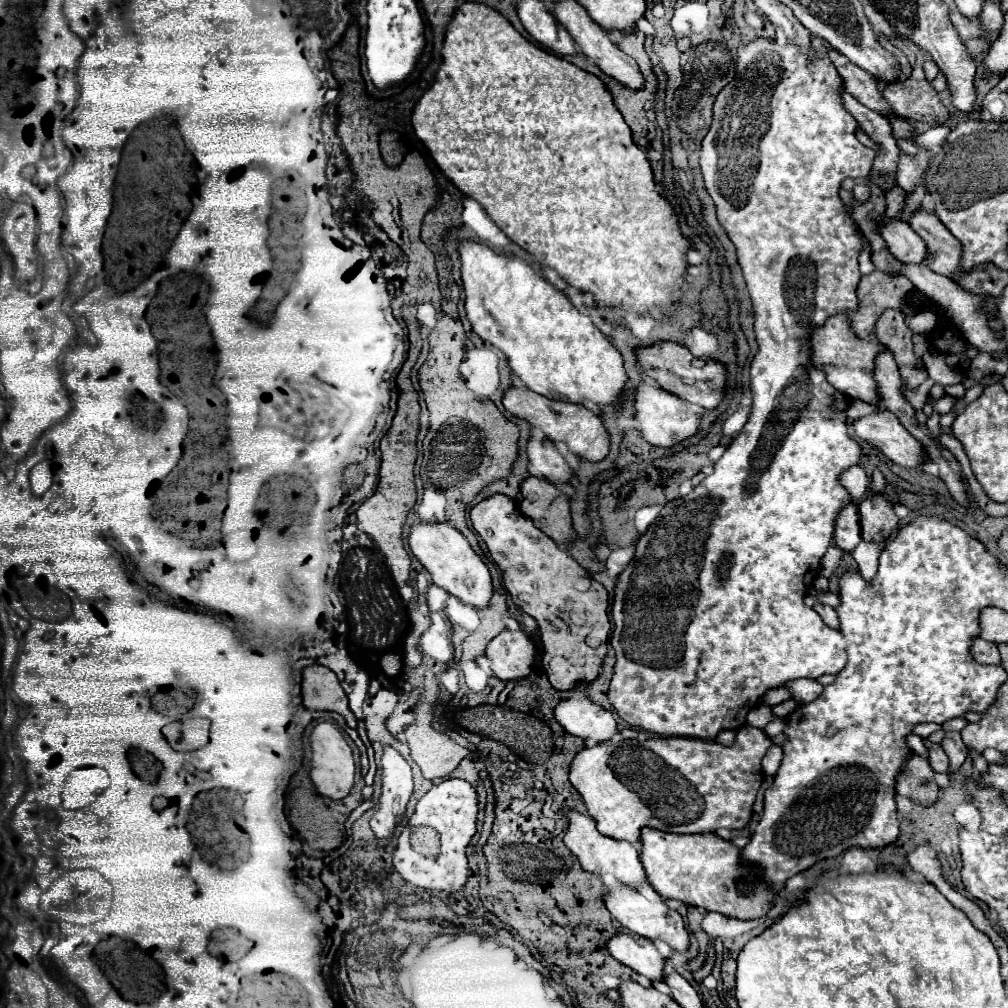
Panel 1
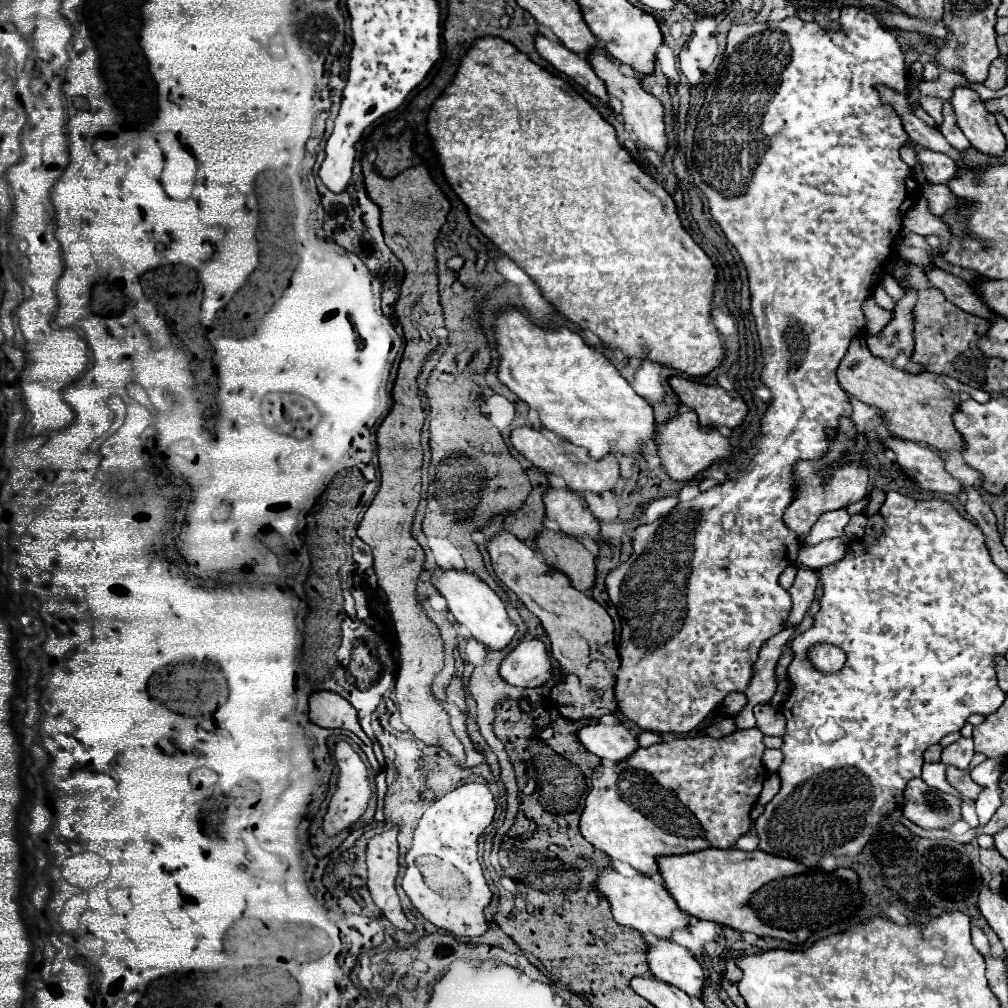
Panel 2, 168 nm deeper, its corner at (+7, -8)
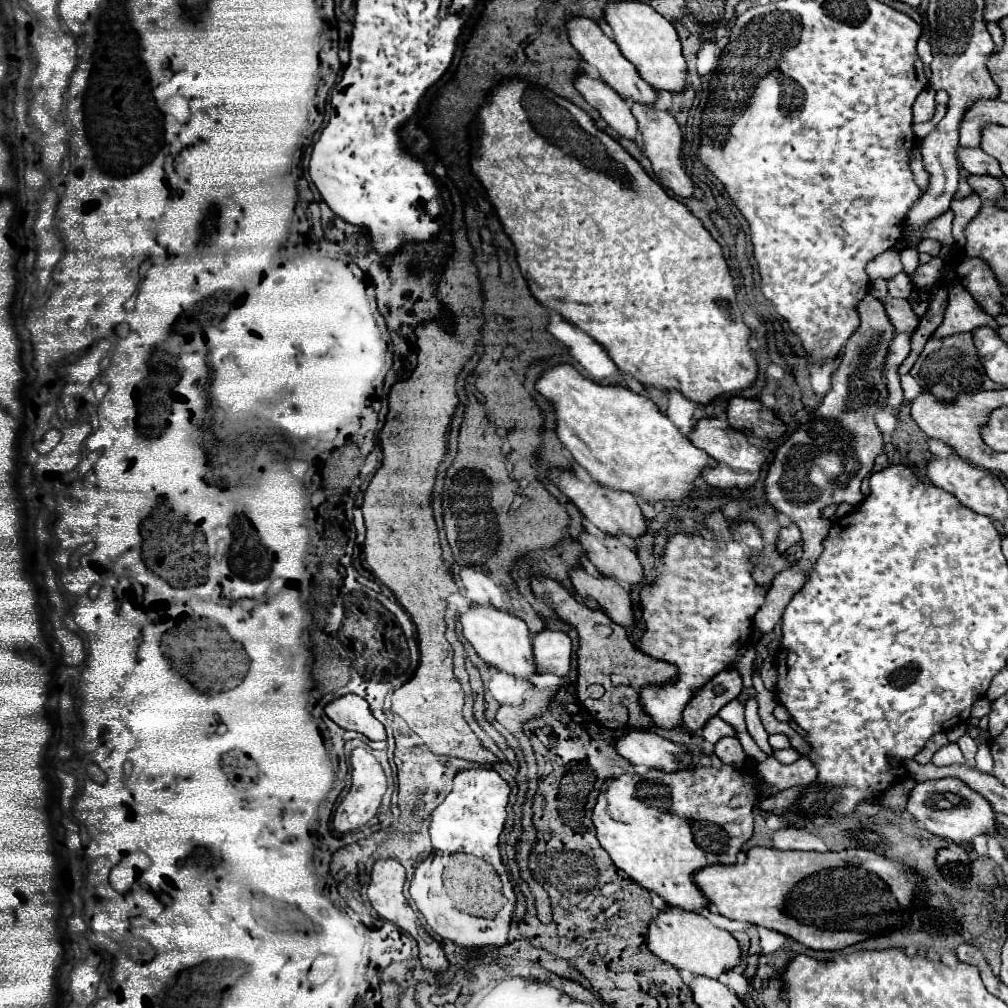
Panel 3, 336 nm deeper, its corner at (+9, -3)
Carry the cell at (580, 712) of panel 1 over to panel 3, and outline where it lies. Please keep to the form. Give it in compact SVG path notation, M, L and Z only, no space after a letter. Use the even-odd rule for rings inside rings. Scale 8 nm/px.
M627 729L613 739L613 747L619 755L623 755L623 759L631 763L637 773L651 767L677 771L679 767L685 767L687 759L691 759L677 743L667 741L647 729Z

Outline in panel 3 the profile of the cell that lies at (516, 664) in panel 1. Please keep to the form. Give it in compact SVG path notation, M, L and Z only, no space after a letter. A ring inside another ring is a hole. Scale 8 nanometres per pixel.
M545 629L533 637L533 655L541 673L567 675L571 667L571 639L563 631Z

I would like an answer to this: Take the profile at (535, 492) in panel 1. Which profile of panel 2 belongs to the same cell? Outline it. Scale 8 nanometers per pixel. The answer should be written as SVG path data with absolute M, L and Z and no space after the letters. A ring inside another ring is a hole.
M545 530L537 538L537 548L541 558L555 570L563 572L571 584L581 592L591 592L595 586L595 556L571 536L559 536Z

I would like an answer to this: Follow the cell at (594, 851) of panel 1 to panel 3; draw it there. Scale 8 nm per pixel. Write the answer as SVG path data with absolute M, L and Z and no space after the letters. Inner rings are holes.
M665 905L665 909L659 909L659 915L653 917L643 933L647 949L663 959L665 963L671 963L673 967L687 969L691 973L701 973L713 979L719 979L725 971L733 969L741 963L741 951L737 941L731 933L715 927L707 917L695 913L695 911L683 911L675 905Z

